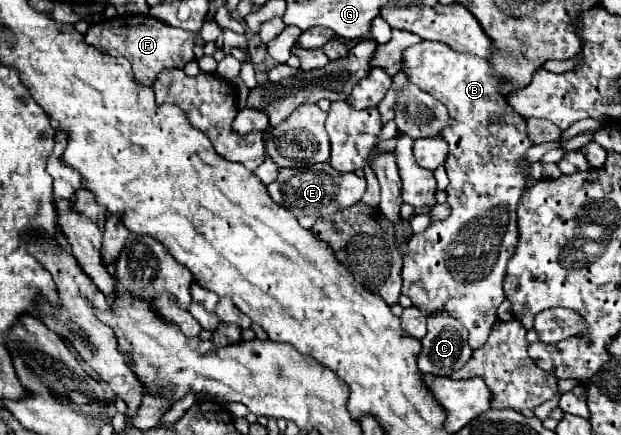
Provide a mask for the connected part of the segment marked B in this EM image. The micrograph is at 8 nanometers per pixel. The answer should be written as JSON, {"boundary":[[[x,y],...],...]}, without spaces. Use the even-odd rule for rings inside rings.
{"boundary":[[[421,40],[403,52],[401,70],[409,82],[445,104],[451,116],[451,124],[447,124],[447,128],[441,132],[441,138],[449,144],[445,168],[451,180],[447,188],[451,216],[447,220],[433,222],[425,232],[411,236],[407,244],[407,256],[403,258],[401,294],[409,296],[413,306],[419,308],[423,316],[447,312],[449,316],[457,318],[469,330],[469,346],[475,350],[487,342],[487,336],[497,320],[497,308],[505,300],[505,268],[517,246],[517,202],[525,190],[525,180],[529,174],[529,168],[521,166],[521,160],[533,144],[527,136],[525,120],[499,94],[499,80],[487,60],[463,56],[463,52],[447,48],[447,44]]]}

